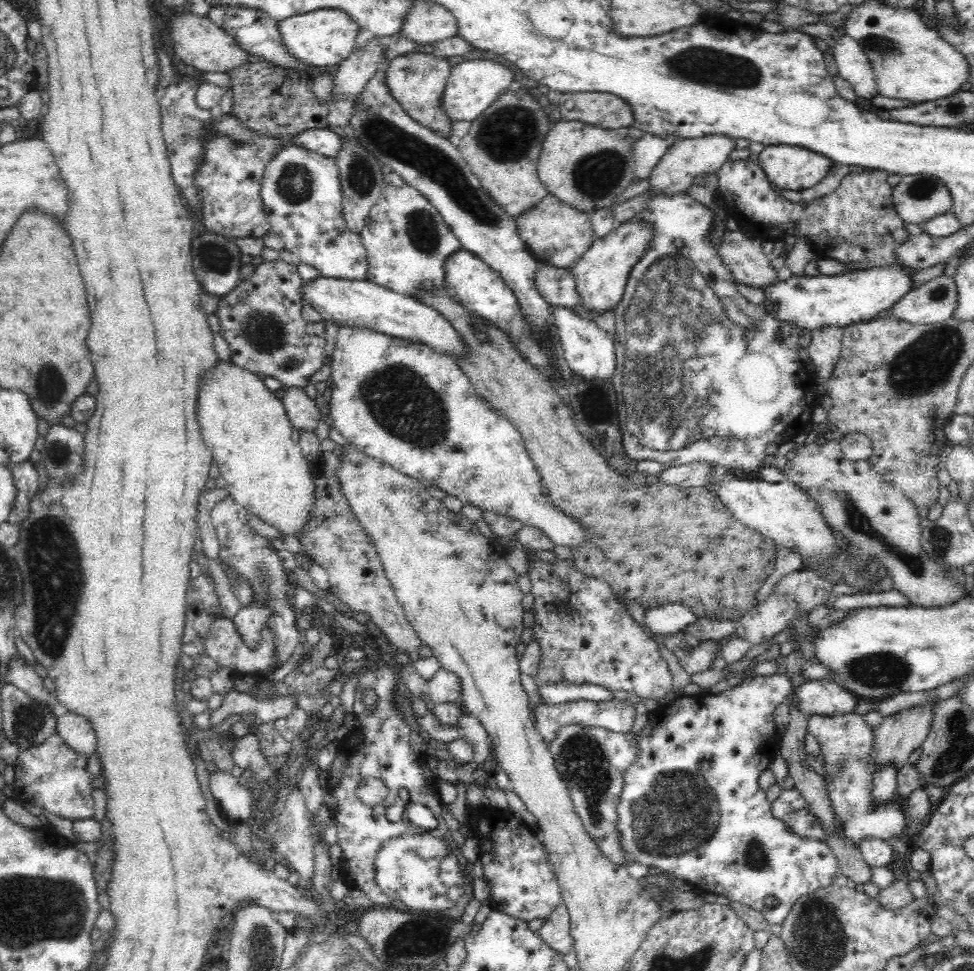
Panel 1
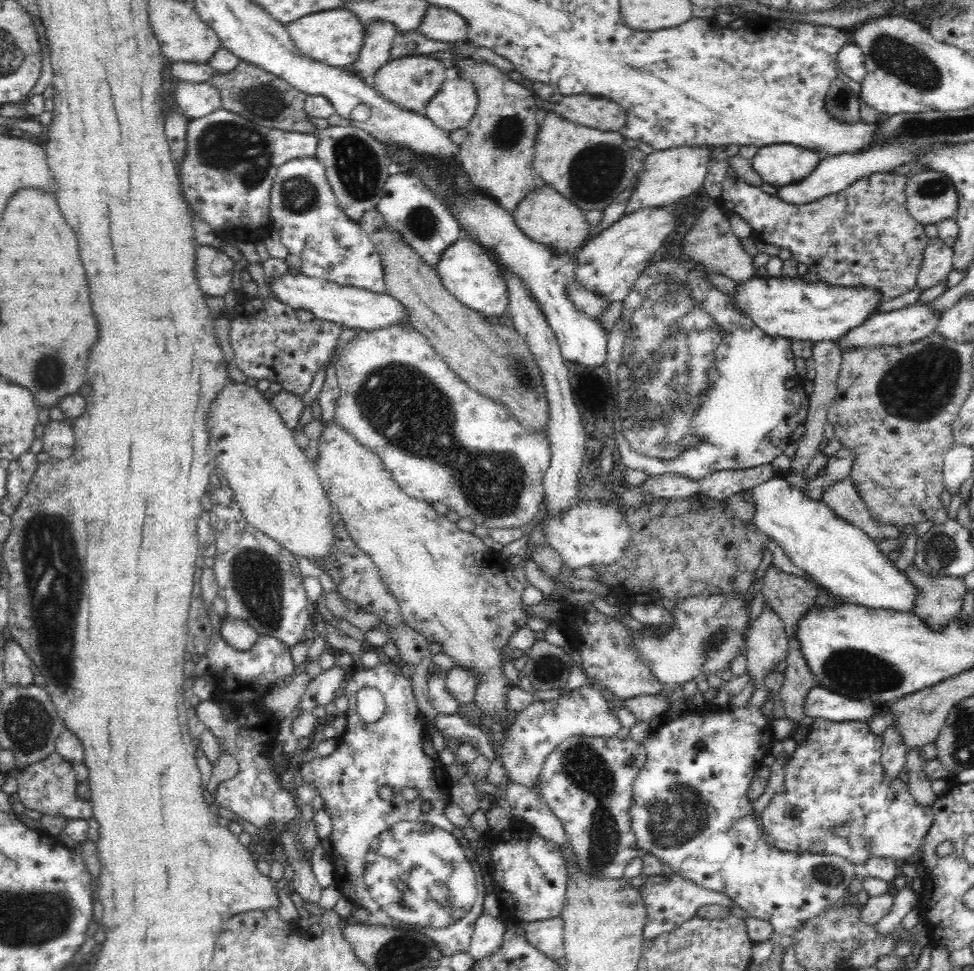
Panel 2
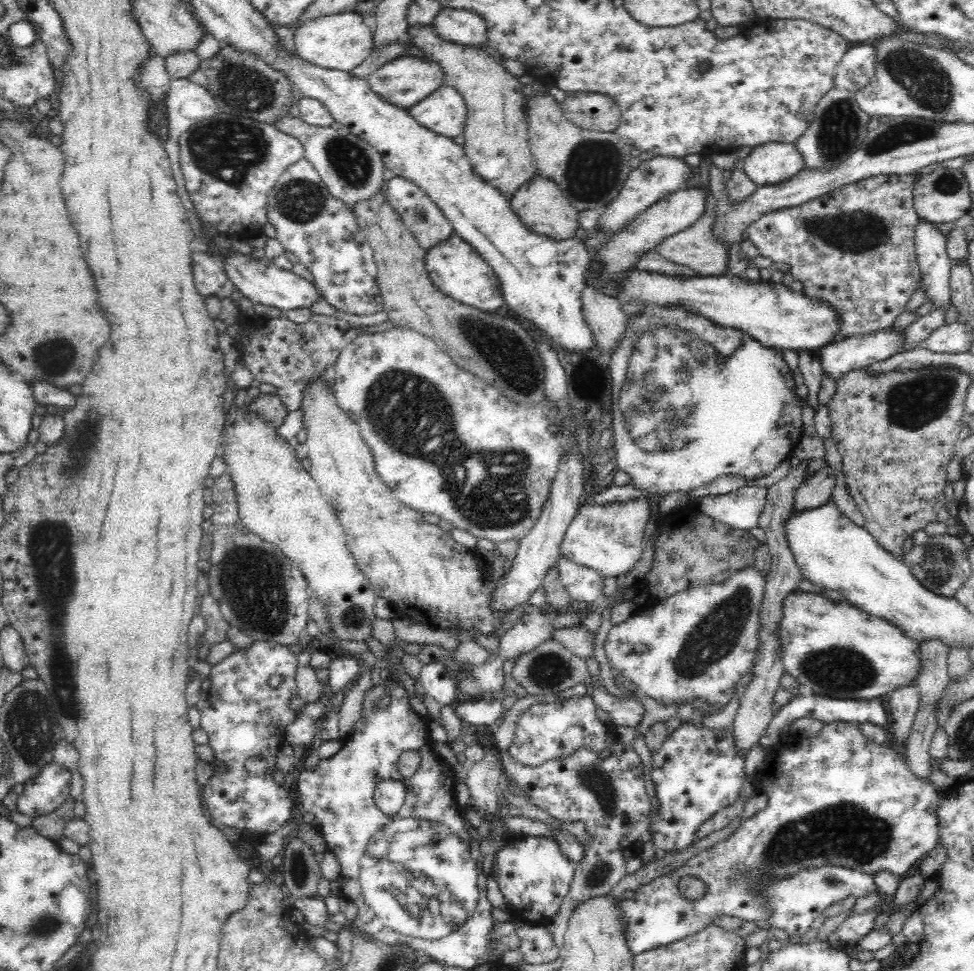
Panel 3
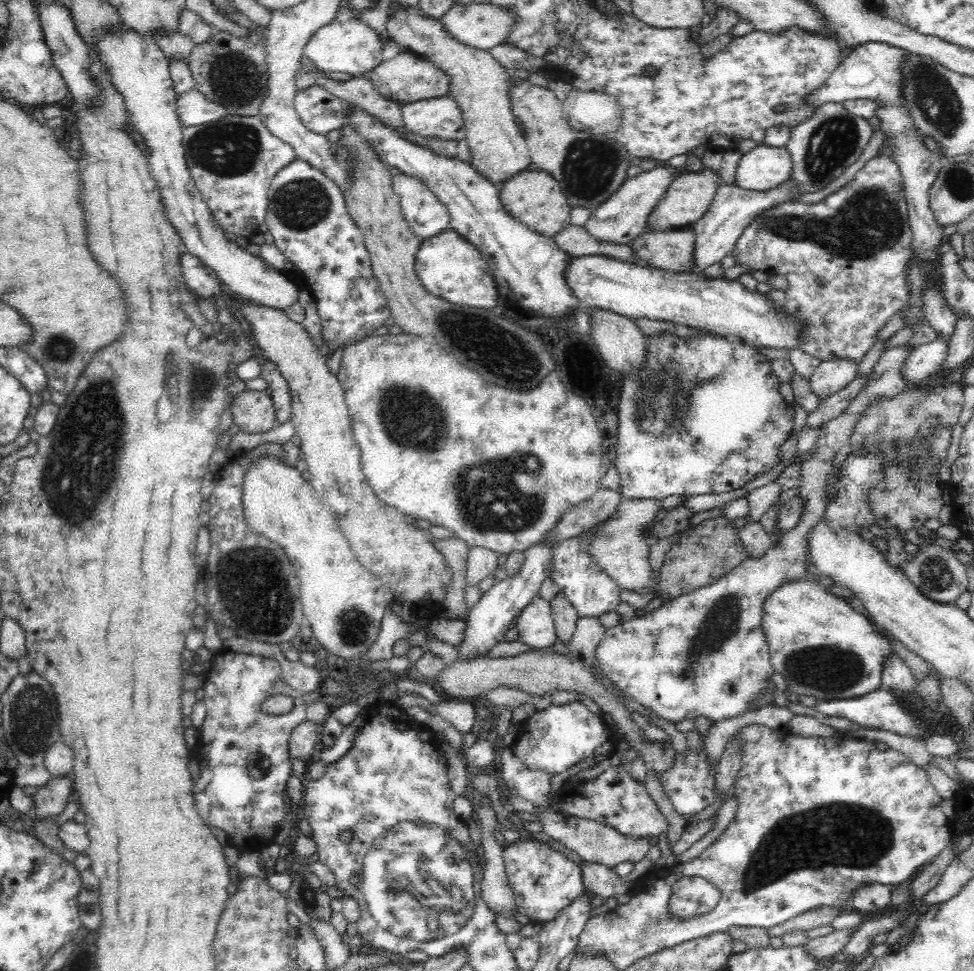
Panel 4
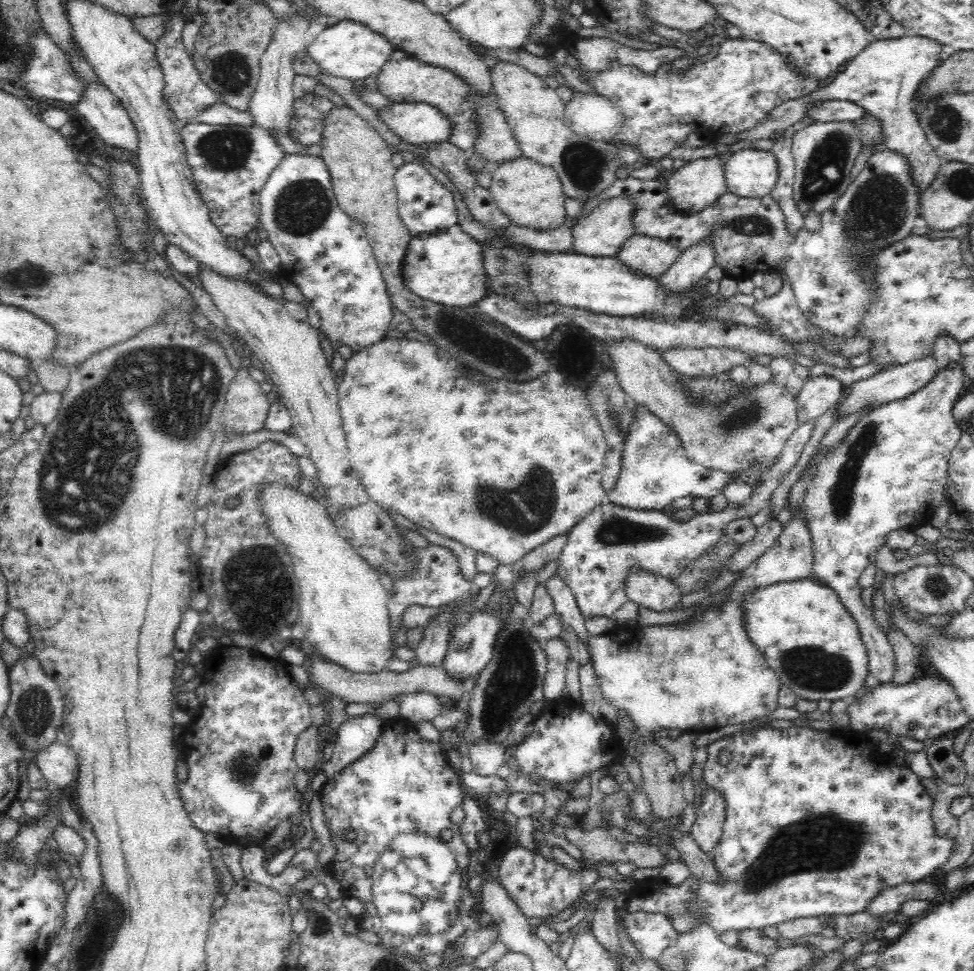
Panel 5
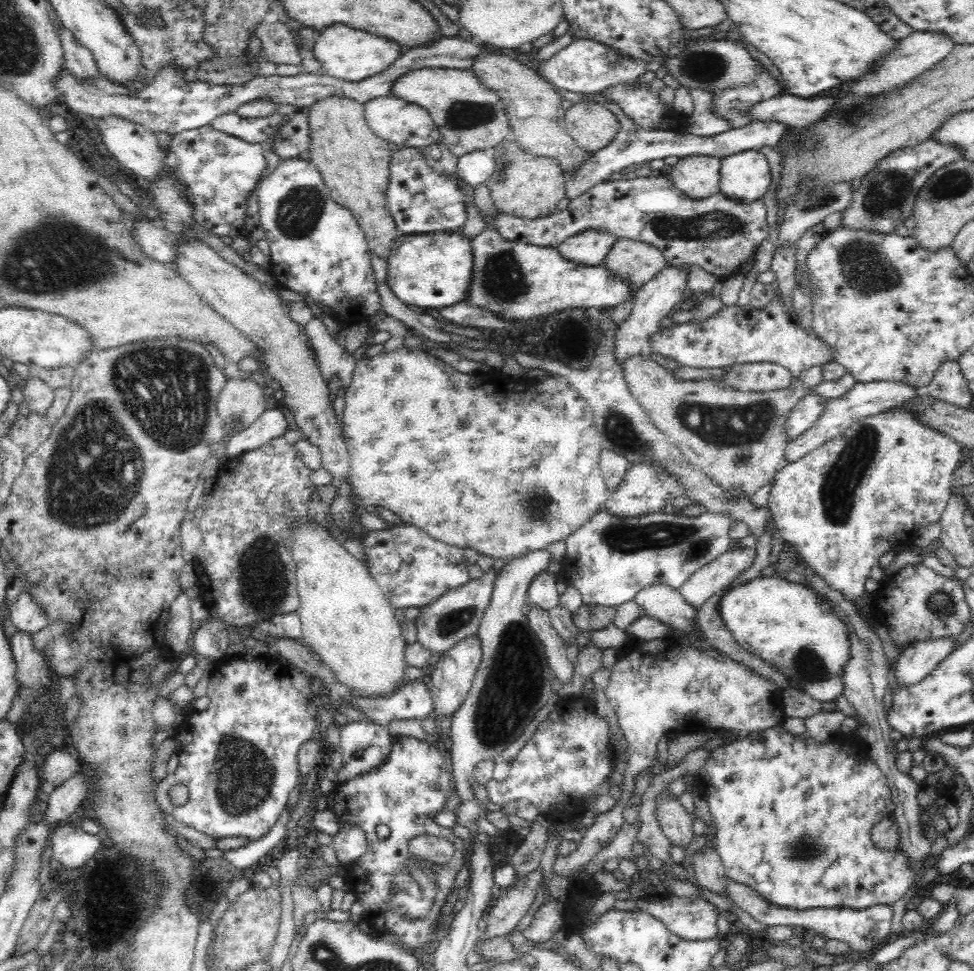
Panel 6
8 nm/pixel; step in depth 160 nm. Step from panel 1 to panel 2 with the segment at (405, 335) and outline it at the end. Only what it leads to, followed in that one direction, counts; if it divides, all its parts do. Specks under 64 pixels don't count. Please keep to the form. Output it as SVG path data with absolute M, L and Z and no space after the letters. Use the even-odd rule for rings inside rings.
M299 272L286 273L278 278L270 278L270 292L280 303L295 311L310 311L316 318L339 324L342 329L359 328L362 331L375 331L390 324L404 325L406 311L402 304L386 293L372 293L366 289L340 286L330 281L312 278Z

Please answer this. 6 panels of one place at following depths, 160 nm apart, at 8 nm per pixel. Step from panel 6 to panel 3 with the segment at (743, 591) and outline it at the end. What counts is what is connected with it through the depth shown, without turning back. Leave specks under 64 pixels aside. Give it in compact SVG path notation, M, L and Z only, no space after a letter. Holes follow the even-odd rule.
M794 590L792 593L788 593L786 598L782 600L782 618L780 618L780 622L778 622L778 627L780 627L780 630L778 630L780 661L782 661L785 673L795 678L796 682L798 682L804 691L814 693L817 696L838 700L876 699L888 694L894 690L894 688L898 688L898 686L904 686L904 684L908 684L908 682L912 682L912 680L916 681L916 676L918 676L918 672L920 672L920 644L918 644L918 641L904 636L904 633L902 633L896 625L887 623L886 620L880 619L880 617L872 616L846 600L833 601L824 597L822 594Z

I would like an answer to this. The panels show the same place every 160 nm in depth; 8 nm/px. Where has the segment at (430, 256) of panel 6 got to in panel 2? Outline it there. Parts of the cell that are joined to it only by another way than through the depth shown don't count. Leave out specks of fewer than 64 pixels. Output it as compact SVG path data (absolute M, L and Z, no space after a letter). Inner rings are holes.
M459 238L450 244L435 266L440 282L445 289L468 308L473 308L482 316L502 316L509 303L507 284L498 264L494 262L486 248L472 238Z

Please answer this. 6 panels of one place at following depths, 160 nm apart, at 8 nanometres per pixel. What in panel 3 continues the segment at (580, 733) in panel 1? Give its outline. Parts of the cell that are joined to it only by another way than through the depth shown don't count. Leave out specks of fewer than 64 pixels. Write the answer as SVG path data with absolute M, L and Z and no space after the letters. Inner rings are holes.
M581 748L570 756L536 767L517 764L506 749L499 749L498 756L501 775L514 787L517 786L530 804L547 810L562 822L582 821L593 836L593 841L584 847L583 859L575 865L568 896L564 898L558 913L545 922L554 945L562 952L574 910L582 902L608 895L627 875L628 859L639 856L644 844L653 840L650 798L644 789L642 761L634 749L622 750L600 759L598 753Z

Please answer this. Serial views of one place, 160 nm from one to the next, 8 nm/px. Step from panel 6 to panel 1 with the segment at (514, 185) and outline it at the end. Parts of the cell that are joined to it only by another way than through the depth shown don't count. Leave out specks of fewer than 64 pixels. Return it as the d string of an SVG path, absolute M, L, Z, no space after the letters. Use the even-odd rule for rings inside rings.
M548 194L543 196L534 206L530 206L527 212L516 217L515 223L518 236L521 236L538 262L571 270L580 260L580 256L590 248L590 244L595 238L590 219L590 213L582 213L573 206Z

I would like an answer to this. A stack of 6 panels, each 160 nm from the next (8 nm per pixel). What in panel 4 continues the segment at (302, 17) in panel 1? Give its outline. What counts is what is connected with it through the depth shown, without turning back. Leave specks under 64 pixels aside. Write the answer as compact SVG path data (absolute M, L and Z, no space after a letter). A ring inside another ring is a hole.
M354 17L344 24L332 21L319 28L309 38L303 54L312 60L320 71L346 73L352 75L352 78L360 78L374 72L374 68L385 61L389 50L374 29L360 21L359 17Z

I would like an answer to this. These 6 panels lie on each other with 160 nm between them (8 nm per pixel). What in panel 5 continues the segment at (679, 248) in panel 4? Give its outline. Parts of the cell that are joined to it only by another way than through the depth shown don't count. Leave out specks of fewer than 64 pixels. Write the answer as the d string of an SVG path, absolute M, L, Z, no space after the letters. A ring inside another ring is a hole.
M635 234L620 246L616 259L634 271L657 279L674 264L678 255L678 249L666 241Z

